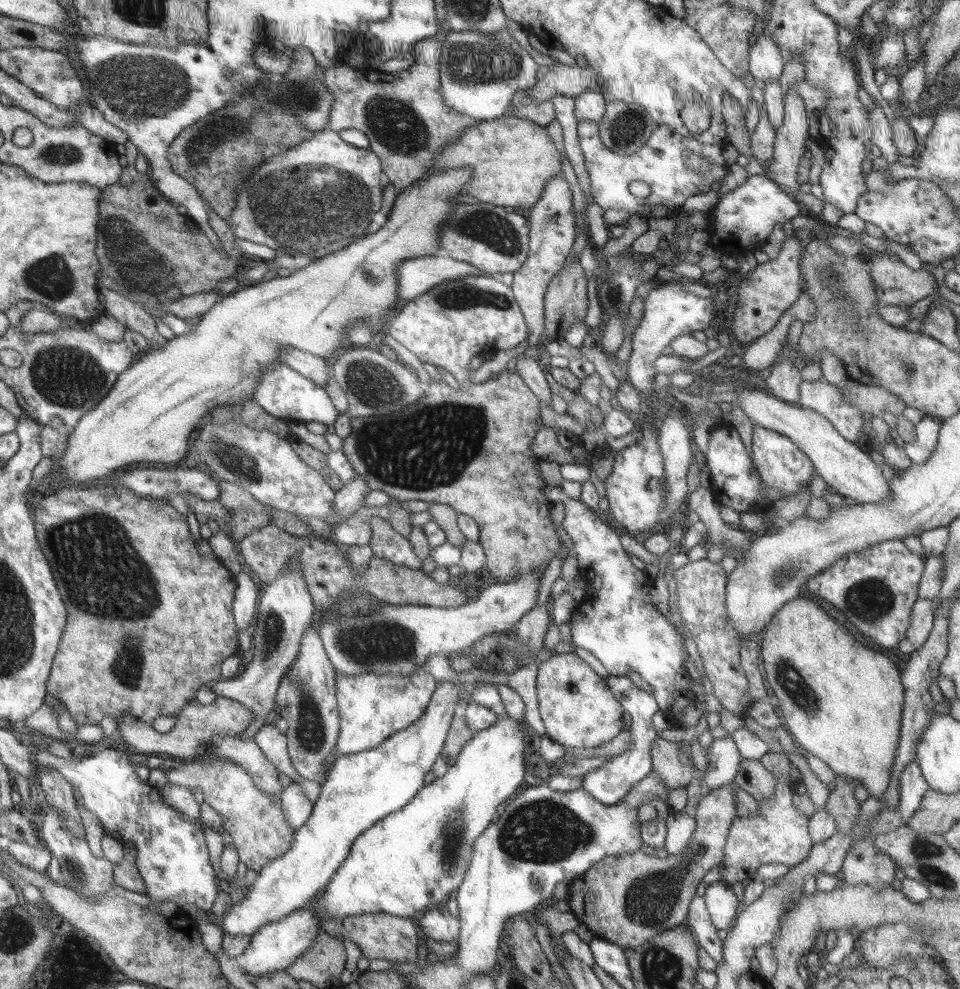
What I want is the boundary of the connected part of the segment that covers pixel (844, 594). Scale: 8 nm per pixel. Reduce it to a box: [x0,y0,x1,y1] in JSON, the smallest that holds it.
[806,540,925,649]

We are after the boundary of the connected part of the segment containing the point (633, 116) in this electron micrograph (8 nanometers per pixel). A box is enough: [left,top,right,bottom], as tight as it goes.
[599,101,658,155]

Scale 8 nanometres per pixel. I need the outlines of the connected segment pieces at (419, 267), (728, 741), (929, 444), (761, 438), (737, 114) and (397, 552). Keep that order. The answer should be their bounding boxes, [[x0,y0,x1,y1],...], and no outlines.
[[396,254,484,300],[701,737,743,796],[902,416,943,464],[752,424,815,496],[722,92,752,158],[368,517,423,569]]

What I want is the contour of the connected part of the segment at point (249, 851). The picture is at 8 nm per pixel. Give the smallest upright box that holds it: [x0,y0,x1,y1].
[167,755,295,873]

